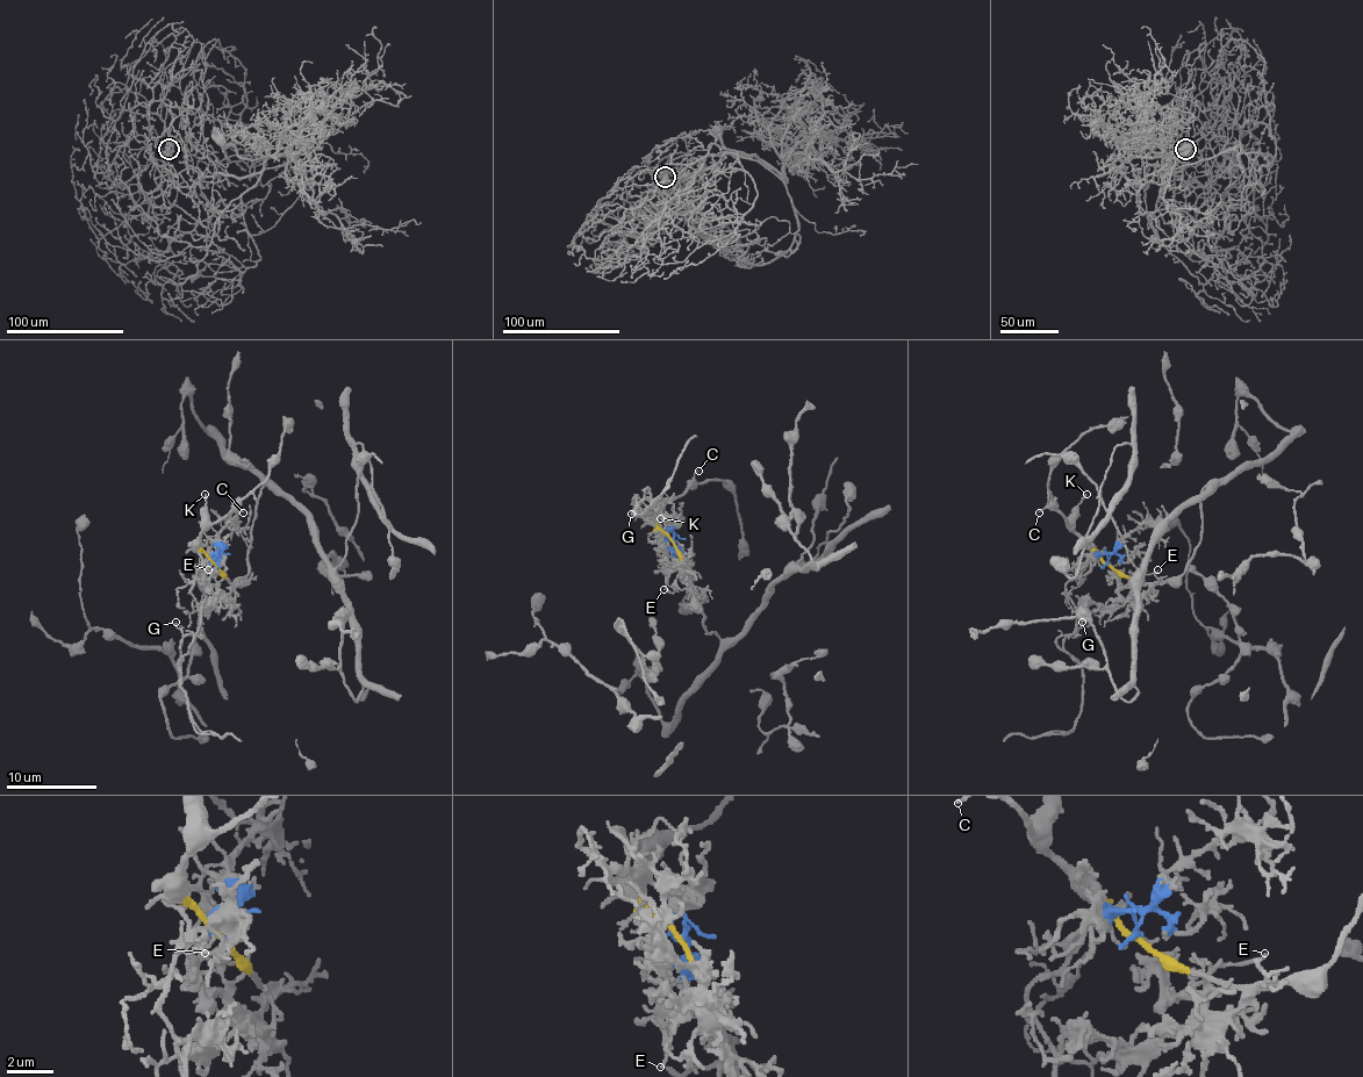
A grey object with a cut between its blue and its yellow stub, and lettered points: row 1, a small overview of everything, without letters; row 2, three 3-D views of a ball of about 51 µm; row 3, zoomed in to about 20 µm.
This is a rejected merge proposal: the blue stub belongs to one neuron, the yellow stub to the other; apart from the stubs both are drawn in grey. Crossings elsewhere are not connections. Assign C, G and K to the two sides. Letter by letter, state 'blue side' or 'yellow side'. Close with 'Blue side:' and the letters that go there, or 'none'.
C: yellow side
G: blue side
K: yellow side
Blue side: G

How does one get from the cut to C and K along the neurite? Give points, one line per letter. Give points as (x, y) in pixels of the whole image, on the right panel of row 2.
C: (1107, 565), (1060, 512), (1044, 508), (1039, 512)
K: (1107, 565), (1073, 529), (1073, 508), (1087, 495)

